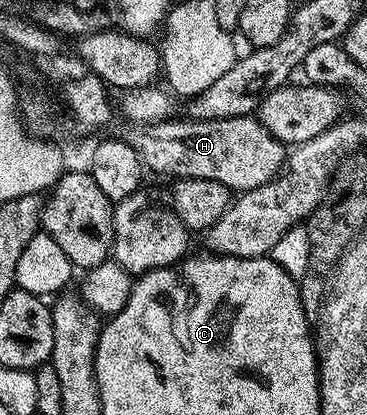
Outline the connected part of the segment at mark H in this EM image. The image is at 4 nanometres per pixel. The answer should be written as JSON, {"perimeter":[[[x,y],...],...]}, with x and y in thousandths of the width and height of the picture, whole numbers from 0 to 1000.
{"perimeter":[[[692,275],[659,277],[657,282],[624,282],[621,287],[523,287],[518,282],[469,282],[452,296],[362,296],[338,304],[338,316],[330,316],[330,333],[351,349],[362,349],[362,359],[384,378],[392,405],[403,414],[425,412],[433,422],[466,422],[477,431],[556,431],[559,436],[591,436],[602,446],[613,446],[621,460],[632,465],[659,465],[668,460],[687,460],[711,446],[730,441],[736,431],[749,429],[752,422],[768,414],[787,371],[785,357],[766,340],[755,340],[755,330],[736,325],[711,299]]]}

